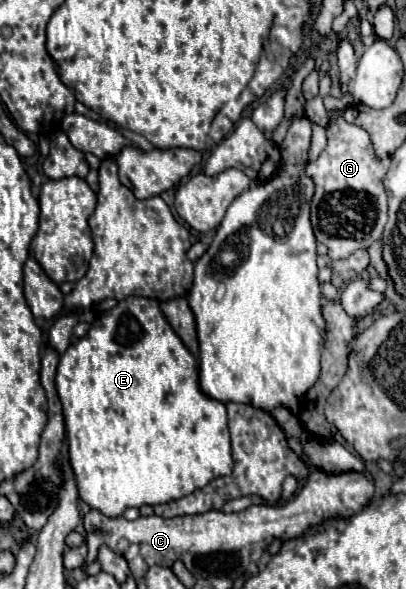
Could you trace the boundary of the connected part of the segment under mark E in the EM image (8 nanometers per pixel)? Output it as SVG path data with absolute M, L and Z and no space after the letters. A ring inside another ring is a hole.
M127 297L119 301L111 311L103 313L99 319L93 321L91 329L85 337L81 337L77 343L69 345L67 351L61 357L61 363L57 367L57 393L63 403L63 417L65 417L65 431L67 431L67 449L69 449L69 461L77 475L79 485L79 497L93 509L99 509L107 517L119 517L127 507L141 507L141 505L159 505L169 503L175 499L181 499L185 495L191 495L195 489L205 487L211 479L229 475L233 471L233 459L231 459L231 441L229 441L229 429L227 429L227 409L224 403L217 399L209 399L201 387L199 387L199 363L189 353L189 349L181 343L181 339L175 335L175 331L169 327L165 315L161 313L157 299L147 297Z

